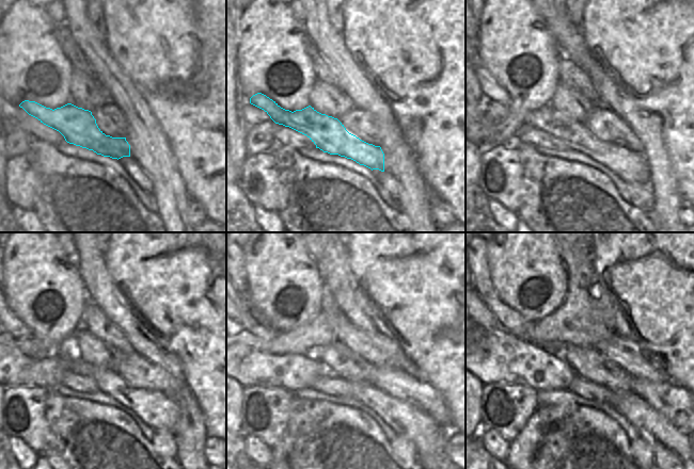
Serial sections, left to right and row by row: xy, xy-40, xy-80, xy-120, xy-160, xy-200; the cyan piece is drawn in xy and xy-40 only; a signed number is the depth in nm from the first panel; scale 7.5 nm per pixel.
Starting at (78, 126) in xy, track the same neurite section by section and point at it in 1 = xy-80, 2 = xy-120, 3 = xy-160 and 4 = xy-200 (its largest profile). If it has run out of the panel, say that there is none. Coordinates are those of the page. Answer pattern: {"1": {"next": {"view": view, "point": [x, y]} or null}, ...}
{"1": {"next": {"view": "xy-80", "point": [630, 166]}}, "2": {"next": {"view": "xy-120", "point": [160, 411]}}, "3": {"next": {"view": "xy-160", "point": [429, 438]}}, "4": {"next": {"view": "xy-200", "point": [671, 448]}}}

